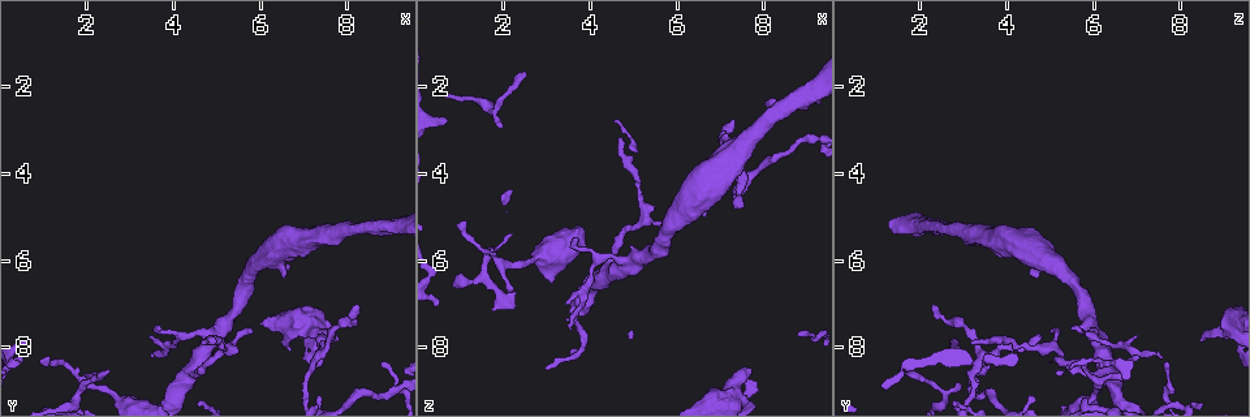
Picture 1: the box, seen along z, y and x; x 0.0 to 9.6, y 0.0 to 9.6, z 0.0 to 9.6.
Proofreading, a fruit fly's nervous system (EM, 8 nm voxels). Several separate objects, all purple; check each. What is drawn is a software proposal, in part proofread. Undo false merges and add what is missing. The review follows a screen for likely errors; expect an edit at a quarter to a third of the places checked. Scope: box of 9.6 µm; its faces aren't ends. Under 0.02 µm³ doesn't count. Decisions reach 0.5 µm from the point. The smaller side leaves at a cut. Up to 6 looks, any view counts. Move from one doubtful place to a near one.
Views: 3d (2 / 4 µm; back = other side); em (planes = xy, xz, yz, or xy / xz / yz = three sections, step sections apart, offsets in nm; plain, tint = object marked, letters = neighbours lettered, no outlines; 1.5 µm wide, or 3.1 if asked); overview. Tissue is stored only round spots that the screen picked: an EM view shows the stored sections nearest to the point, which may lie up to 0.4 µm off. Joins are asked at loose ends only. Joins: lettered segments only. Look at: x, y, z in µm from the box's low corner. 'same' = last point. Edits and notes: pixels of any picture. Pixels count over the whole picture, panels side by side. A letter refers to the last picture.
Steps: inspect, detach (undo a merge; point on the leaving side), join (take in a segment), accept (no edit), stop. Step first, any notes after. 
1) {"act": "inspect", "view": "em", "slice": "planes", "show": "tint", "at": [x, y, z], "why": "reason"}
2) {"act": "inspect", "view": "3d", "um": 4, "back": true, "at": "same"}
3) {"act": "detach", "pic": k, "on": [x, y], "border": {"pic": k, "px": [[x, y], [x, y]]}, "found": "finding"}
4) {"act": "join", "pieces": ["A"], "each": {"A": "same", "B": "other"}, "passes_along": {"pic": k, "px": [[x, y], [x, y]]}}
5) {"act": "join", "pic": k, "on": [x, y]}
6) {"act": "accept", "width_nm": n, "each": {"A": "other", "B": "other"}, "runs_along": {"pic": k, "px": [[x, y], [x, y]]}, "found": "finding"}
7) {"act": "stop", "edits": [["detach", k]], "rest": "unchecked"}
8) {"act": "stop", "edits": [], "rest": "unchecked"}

{"act": "inspect", "view": "3d", "um": 4, "at": [5.00, 7.85, 6.10]}

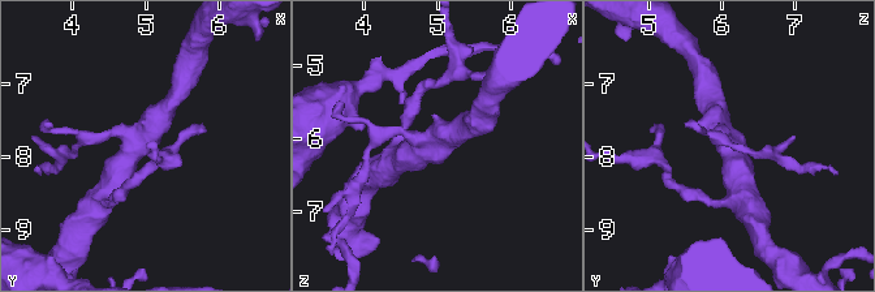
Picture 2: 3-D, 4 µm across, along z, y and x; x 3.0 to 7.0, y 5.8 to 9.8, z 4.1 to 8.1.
{"act": "inspect", "view": "em", "slice": "planes", "show": "tint", "at": [5.00, 7.80, 6.05], "arms": 3, "arm_widths_nm": [170, 280, 360]}

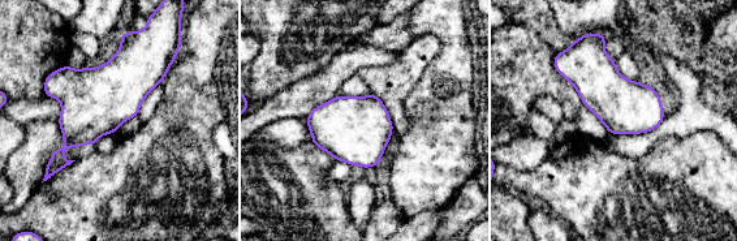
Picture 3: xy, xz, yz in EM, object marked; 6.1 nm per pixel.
{"act": "inspect", "view": "em", "slice": "planes", "show": "letters", "at": "same", "why": "see the neighbours"}

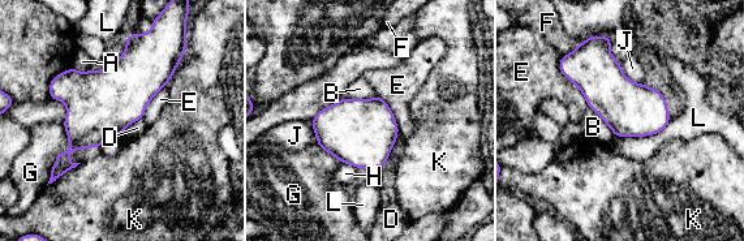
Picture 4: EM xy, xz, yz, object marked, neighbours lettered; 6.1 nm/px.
{"act": "accept", "width_nm": 340, "longest_contact_nm": ["L", 360], "each": {"A": "other", "B": "other", "D": "other", "E": "other", "F": "other", "G": "other", "H": "other", "J": "other", "K": "other", "L": "other"}, "found": "one neuron here"}

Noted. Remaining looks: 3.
{"act": "inspect", "view": "em", "slice": "planes", "show": "tint", "at": [7.65, 7.80, 8.45], "why": "branch stops here"}

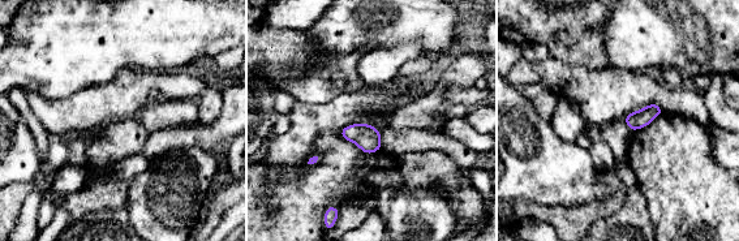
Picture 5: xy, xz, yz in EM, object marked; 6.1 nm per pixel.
{"act": "inspect", "view": "em", "slice": "planes", "show": "letters", "at": "same", "why": "see the neighbours"}

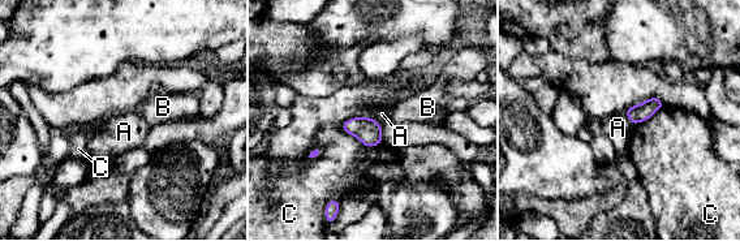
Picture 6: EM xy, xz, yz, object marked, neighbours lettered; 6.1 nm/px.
{"act": "accept", "each": {"A": "other", "B": "other", "C": "other"}, "border": {"pic": 6, "px": [[624, 112], [633, 125]]}, "found": "none of them fits"}

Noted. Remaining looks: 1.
{"act": "stop", "edits": [], "rest": "unchecked"}

